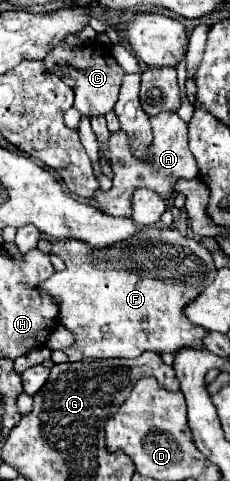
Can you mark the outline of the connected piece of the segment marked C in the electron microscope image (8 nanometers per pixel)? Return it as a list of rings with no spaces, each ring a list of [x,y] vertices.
[[[60,42],[54,48],[54,52],[50,50],[50,54],[46,54],[46,58],[42,62],[50,74],[66,76],[76,82],[74,108],[82,116],[98,116],[98,114],[106,114],[114,108],[114,104],[118,100],[118,90],[120,90],[124,70],[116,64],[114,56],[110,54],[110,50],[106,46],[90,44],[90,46],[70,48],[66,42]]]

